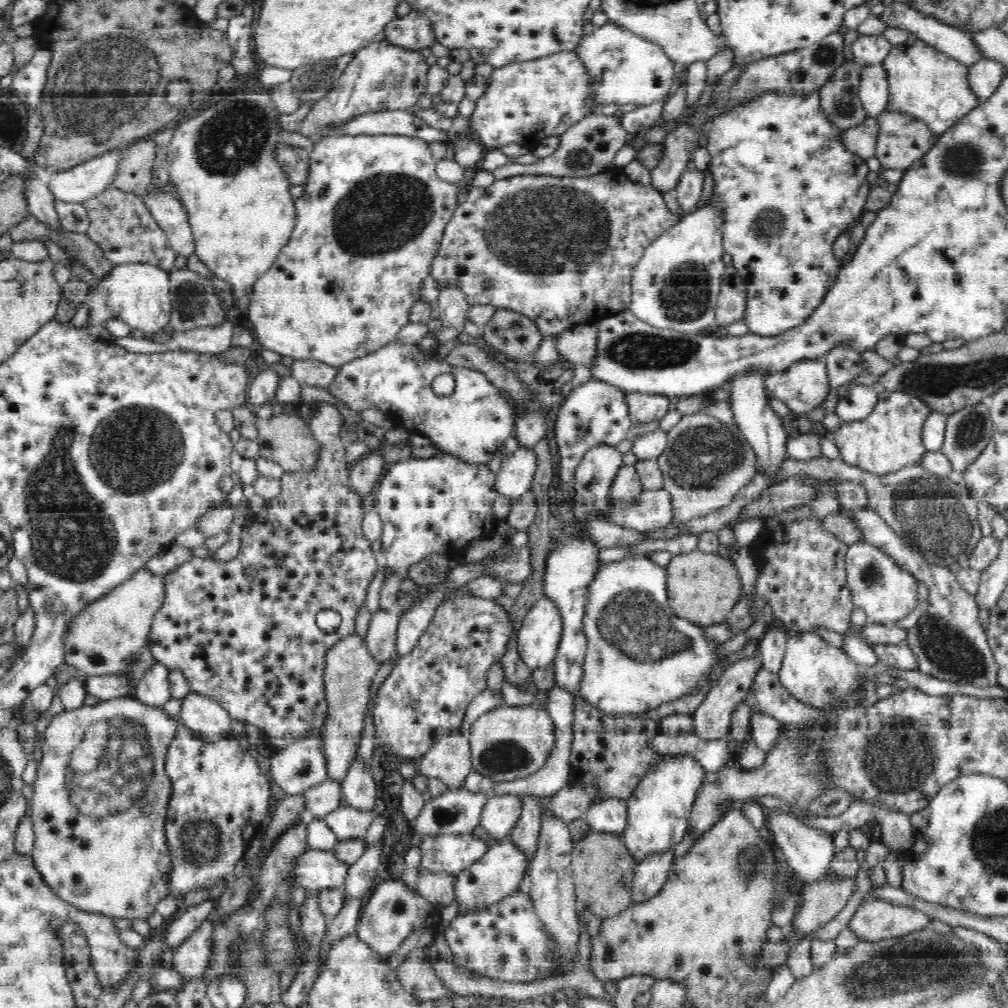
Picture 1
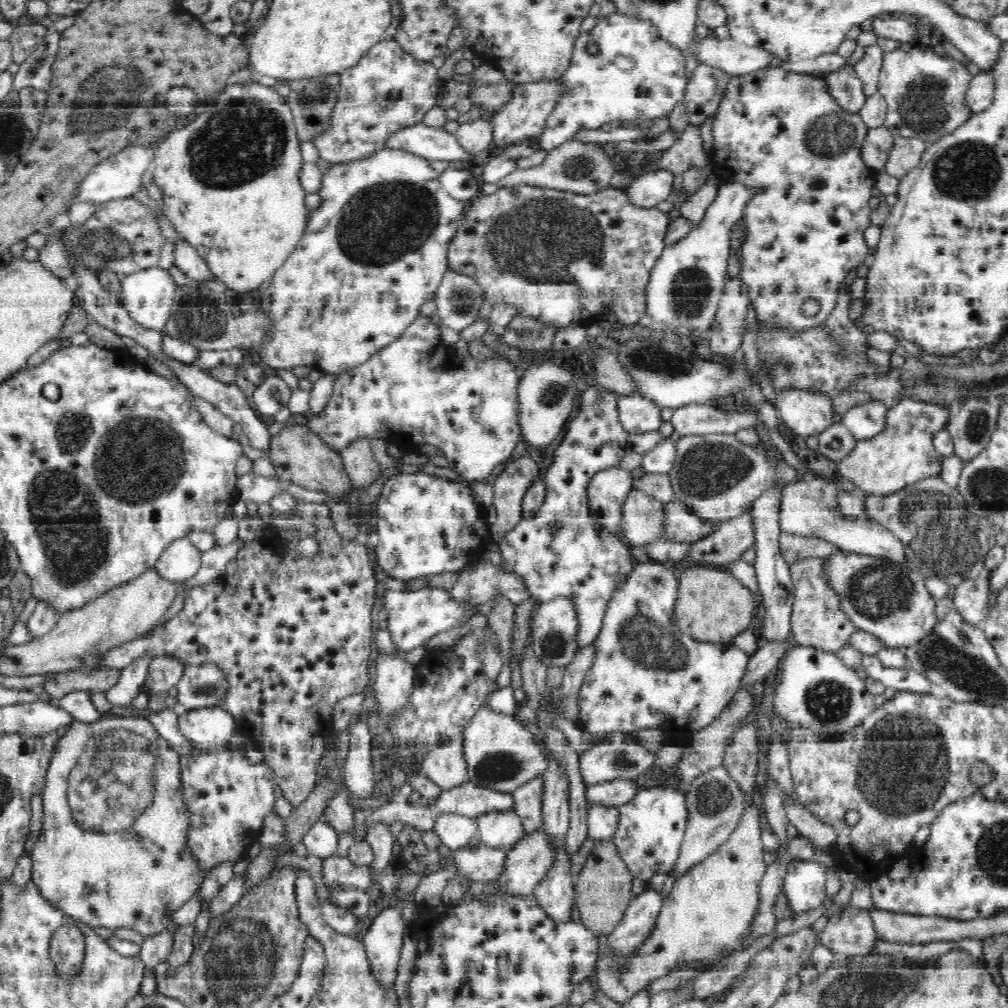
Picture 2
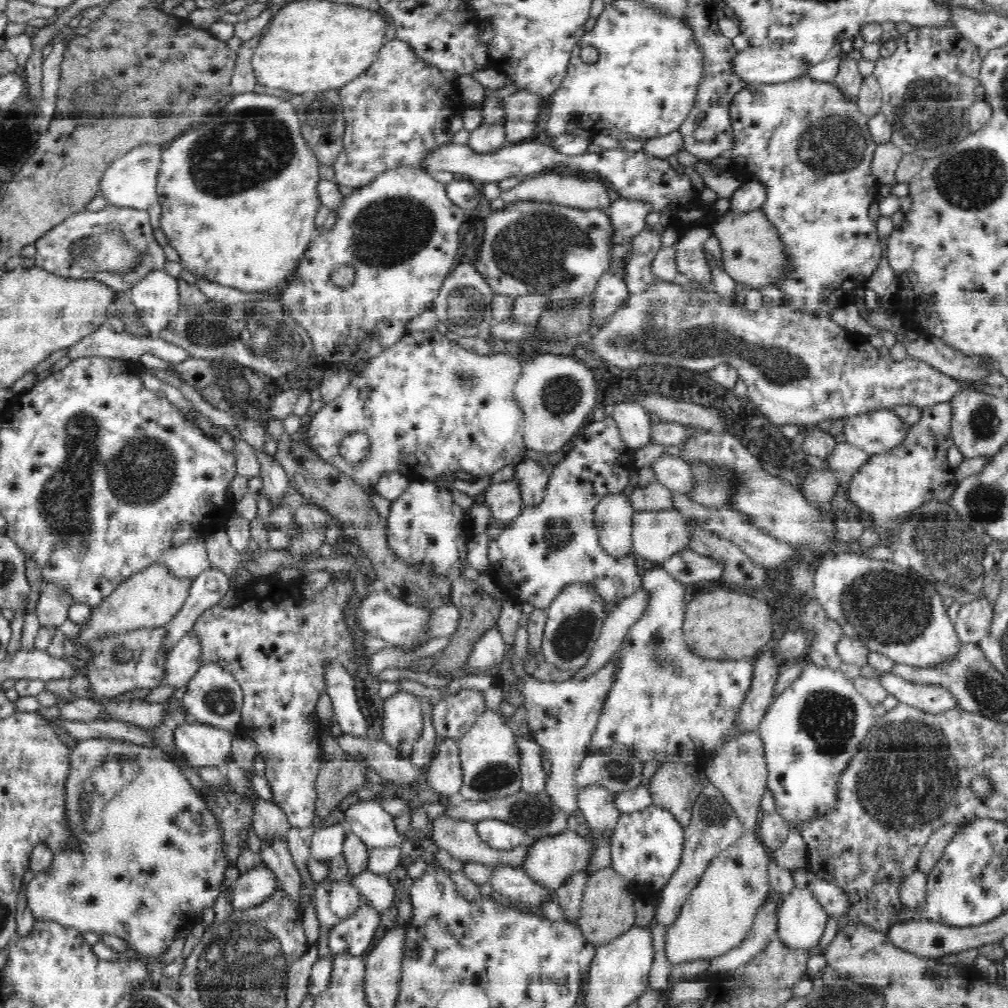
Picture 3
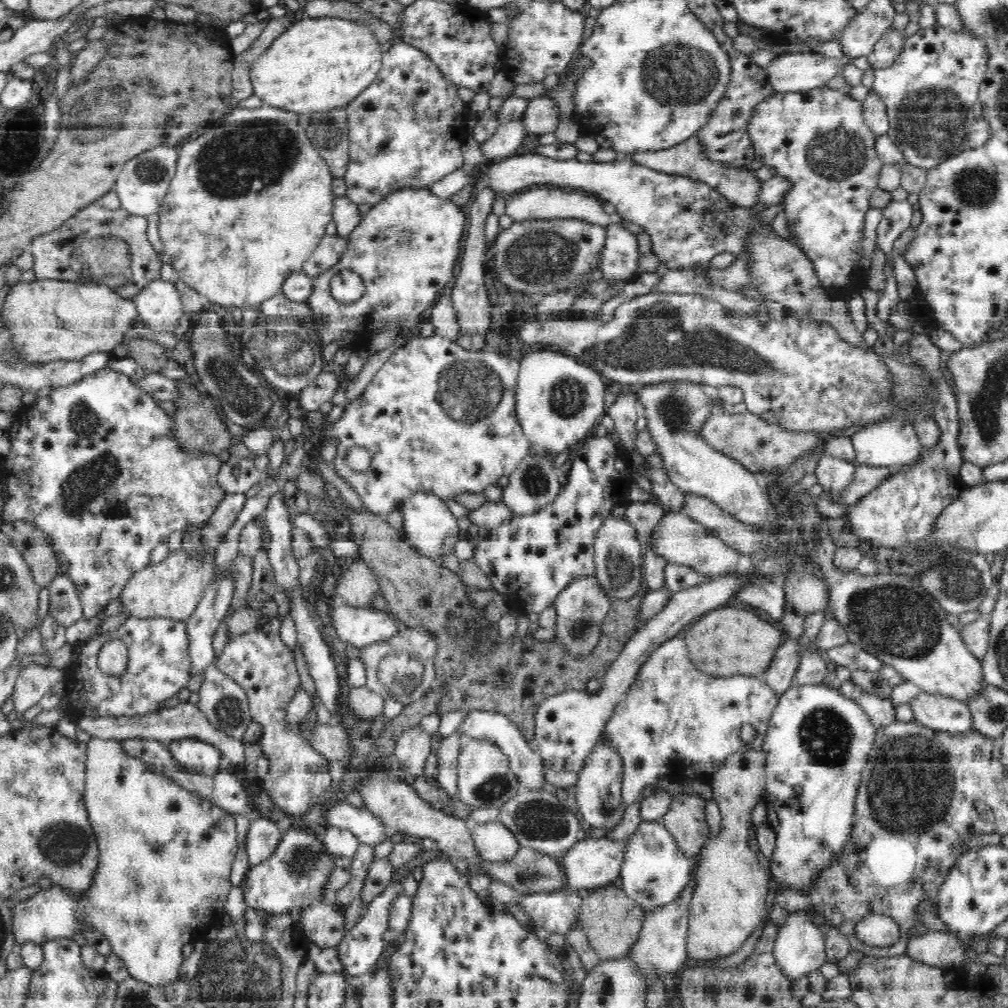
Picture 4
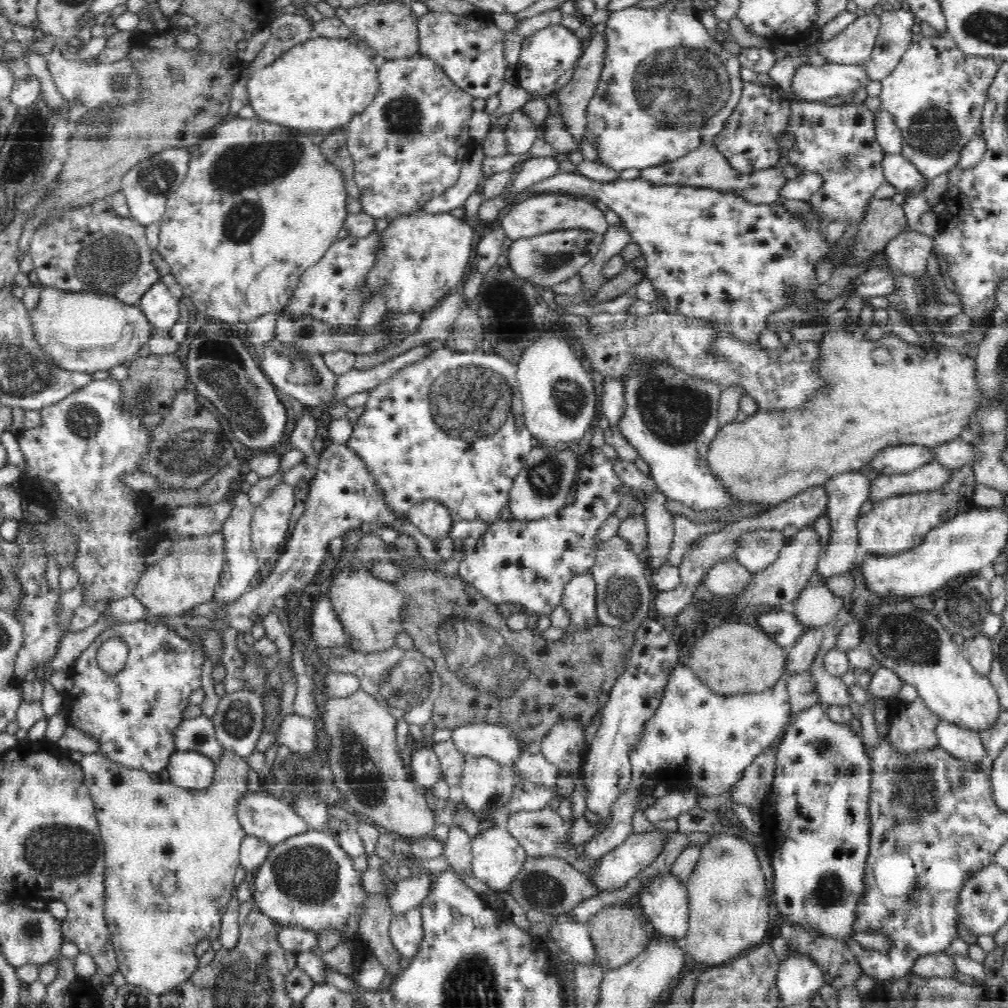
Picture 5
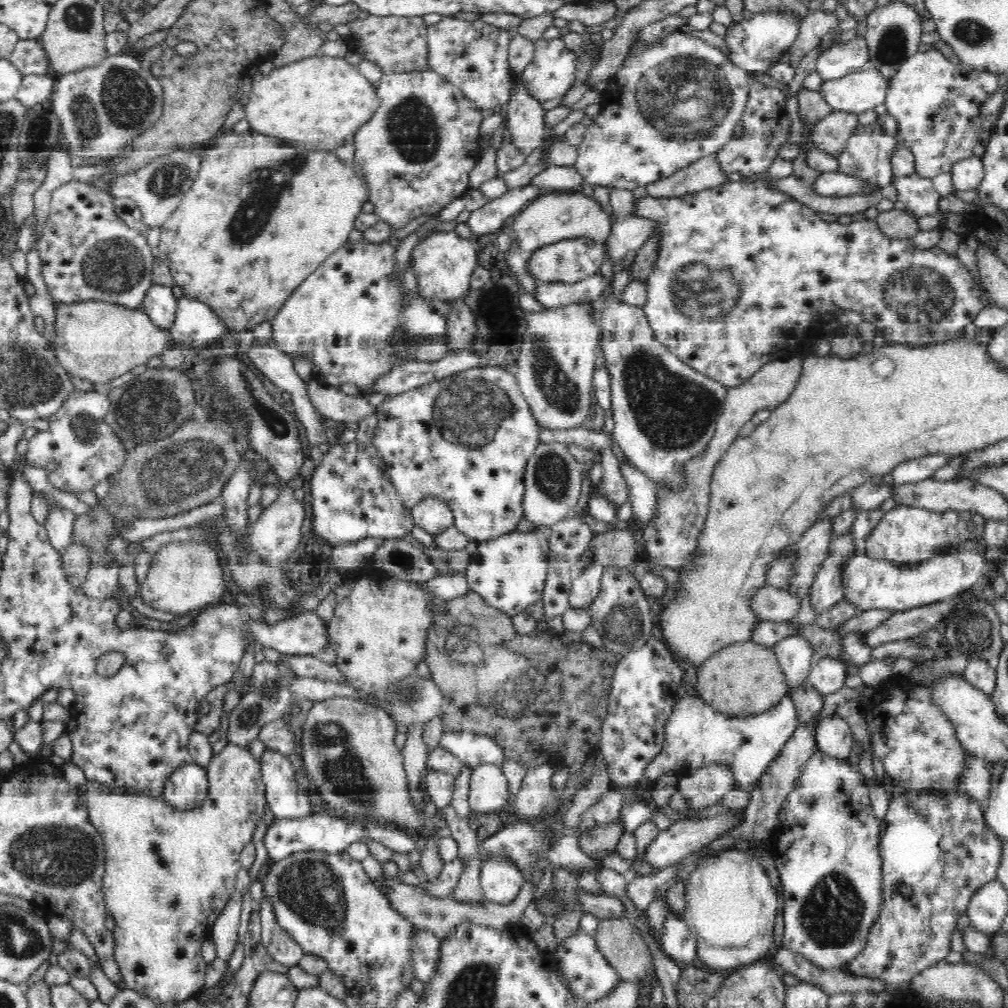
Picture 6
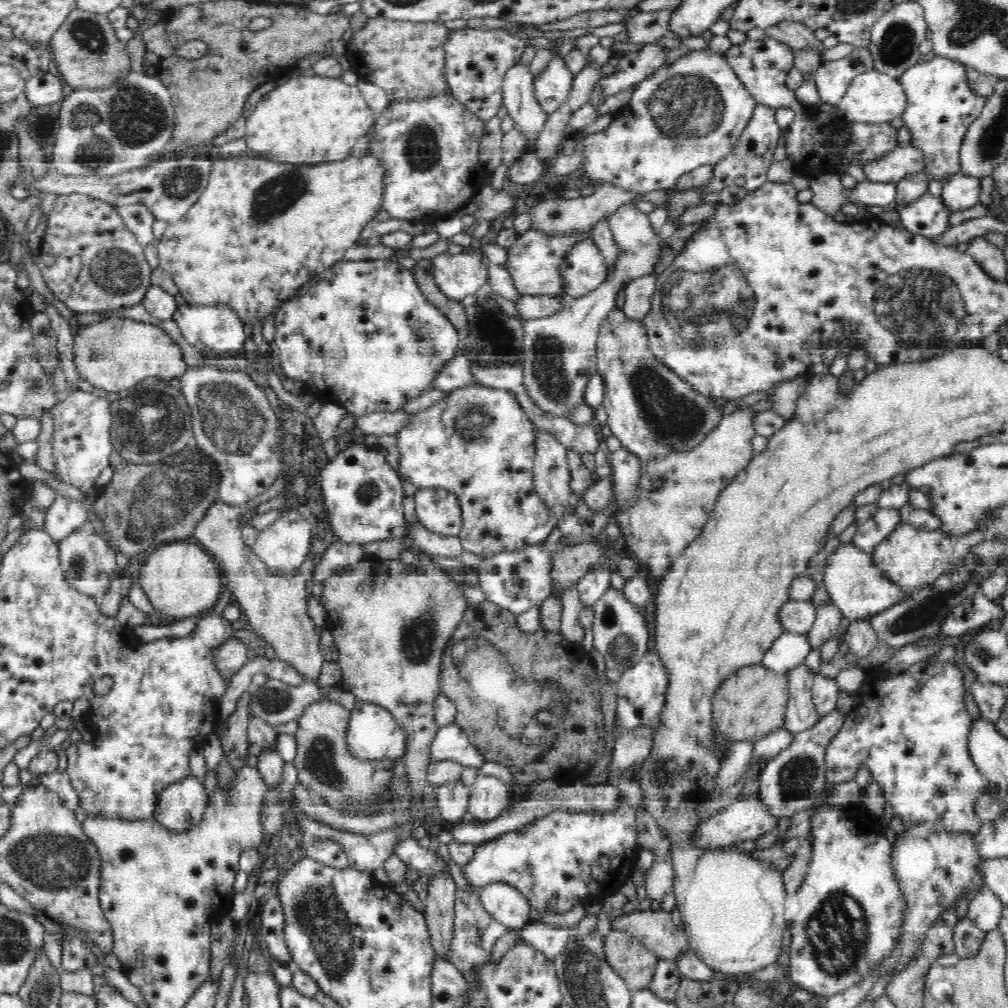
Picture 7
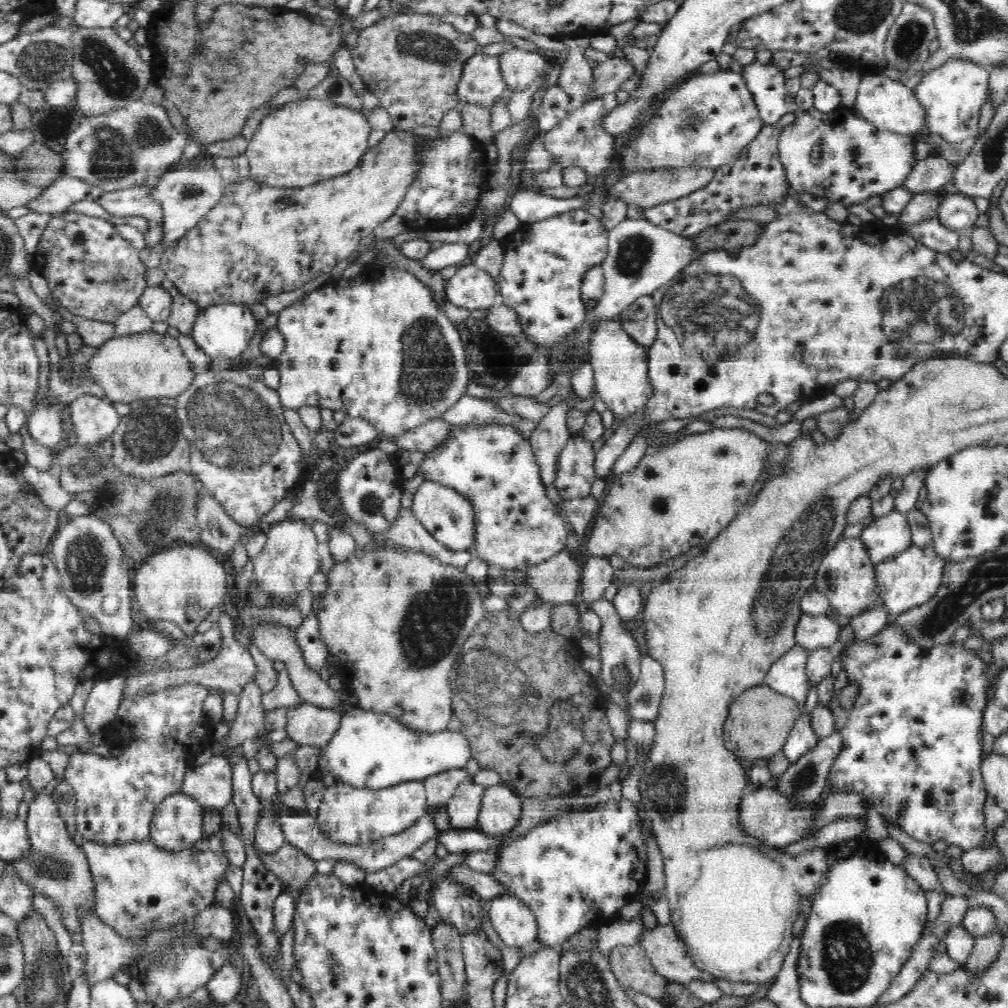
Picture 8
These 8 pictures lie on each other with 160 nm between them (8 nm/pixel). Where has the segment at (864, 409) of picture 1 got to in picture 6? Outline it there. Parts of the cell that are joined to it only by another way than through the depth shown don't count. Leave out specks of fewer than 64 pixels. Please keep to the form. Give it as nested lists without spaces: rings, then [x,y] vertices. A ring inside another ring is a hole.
[[[936,453],[933,455],[920,456],[920,458],[902,463],[892,470],[893,484],[910,484],[921,482],[922,479],[929,479],[934,472],[948,464],[950,456]]]

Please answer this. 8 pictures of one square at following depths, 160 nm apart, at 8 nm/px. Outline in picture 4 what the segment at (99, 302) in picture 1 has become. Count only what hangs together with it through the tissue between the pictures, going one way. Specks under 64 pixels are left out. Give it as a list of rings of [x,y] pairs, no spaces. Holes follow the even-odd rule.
[[[161,278],[154,280],[148,284],[144,290],[140,291],[136,298],[133,299],[134,305],[138,310],[138,316],[143,326],[154,330],[154,332],[170,332],[173,331],[179,324],[180,318],[183,316],[184,310],[181,299],[180,284],[171,284],[164,282]]]

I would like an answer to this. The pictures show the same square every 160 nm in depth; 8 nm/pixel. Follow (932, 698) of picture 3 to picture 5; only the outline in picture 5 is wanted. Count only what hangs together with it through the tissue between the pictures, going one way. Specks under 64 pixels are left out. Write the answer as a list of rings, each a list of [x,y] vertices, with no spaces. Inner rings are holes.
[[[936,716],[936,719],[938,720],[936,734],[941,742],[941,748],[944,748],[956,760],[983,764],[986,754],[982,736],[970,731],[960,731],[958,727],[948,724],[940,717]]]

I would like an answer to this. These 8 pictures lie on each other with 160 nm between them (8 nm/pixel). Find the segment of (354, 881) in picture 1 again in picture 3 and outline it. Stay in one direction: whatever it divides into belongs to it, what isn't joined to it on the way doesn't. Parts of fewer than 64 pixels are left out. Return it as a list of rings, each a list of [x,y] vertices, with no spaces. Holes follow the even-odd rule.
[[[374,799],[366,802],[361,800],[344,811],[341,816],[346,828],[354,831],[370,849],[388,848],[403,842],[403,835],[396,830],[393,816]]]

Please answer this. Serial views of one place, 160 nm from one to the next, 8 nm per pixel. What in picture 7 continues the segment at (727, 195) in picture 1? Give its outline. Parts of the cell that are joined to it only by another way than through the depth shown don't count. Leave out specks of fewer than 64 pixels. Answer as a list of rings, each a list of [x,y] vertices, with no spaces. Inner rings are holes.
[[[902,146],[886,154],[886,158],[874,160],[866,165],[863,178],[870,182],[896,184],[907,174],[928,170],[926,156],[919,148]]]

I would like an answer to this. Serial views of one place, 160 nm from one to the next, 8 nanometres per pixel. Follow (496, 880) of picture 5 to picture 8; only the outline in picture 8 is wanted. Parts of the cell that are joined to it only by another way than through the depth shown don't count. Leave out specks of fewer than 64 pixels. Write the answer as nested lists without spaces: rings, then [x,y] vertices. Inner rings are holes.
[[[502,895],[488,904],[489,918],[506,946],[526,948],[537,938],[537,920],[533,910],[518,897]]]

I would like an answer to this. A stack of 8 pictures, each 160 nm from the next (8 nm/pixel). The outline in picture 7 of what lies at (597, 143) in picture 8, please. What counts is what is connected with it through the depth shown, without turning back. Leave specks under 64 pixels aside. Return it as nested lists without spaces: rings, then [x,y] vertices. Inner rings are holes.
[[[654,41],[645,43],[638,52],[630,52],[628,56],[619,56],[619,64],[616,70],[604,77],[600,84],[603,94],[612,96],[622,90],[628,90],[631,86],[652,74],[658,67],[668,60],[666,49],[661,48]]]

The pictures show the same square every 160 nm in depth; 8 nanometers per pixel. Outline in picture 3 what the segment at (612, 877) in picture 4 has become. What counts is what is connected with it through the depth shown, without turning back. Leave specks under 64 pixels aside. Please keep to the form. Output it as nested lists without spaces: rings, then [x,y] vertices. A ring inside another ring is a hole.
[[[565,830],[554,836],[541,836],[531,842],[528,856],[522,864],[522,871],[533,878],[540,886],[555,890],[576,872],[587,872],[595,844],[574,831]]]

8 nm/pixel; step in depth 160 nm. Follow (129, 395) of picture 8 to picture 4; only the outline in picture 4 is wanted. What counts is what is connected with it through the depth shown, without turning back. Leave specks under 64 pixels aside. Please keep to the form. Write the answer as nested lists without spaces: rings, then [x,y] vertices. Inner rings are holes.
[[[54,280],[18,281],[7,292],[8,327],[20,355],[26,363],[60,364],[84,359],[90,354],[110,352],[124,338],[124,332],[134,324],[138,310],[133,300],[127,300],[102,284],[76,284]]]

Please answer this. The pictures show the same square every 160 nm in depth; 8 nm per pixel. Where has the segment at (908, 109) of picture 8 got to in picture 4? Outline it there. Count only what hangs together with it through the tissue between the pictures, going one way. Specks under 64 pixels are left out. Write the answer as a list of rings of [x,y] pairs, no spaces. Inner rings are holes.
[[[782,53],[776,57],[763,71],[768,79],[769,85],[775,92],[808,92],[825,88],[824,84],[834,78],[842,66],[851,62],[850,57],[830,58],[820,53]]]

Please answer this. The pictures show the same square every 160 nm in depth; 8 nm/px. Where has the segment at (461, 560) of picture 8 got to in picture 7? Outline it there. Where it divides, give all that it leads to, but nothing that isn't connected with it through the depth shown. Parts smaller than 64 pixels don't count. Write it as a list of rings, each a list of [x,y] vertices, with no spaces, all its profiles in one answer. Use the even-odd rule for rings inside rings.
[[[418,520],[408,525],[406,536],[411,536],[417,546],[428,556],[438,556],[444,558],[456,558],[461,556],[463,546],[459,538],[439,535],[438,533],[428,530]]]

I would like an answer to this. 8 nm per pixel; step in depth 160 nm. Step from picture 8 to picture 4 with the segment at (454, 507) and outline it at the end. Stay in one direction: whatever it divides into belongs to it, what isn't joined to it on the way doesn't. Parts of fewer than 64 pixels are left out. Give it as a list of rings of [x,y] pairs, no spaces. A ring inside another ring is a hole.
[[[428,492],[416,493],[402,507],[404,536],[418,554],[440,563],[442,556],[454,554],[459,539],[458,520],[446,505],[446,501]]]

